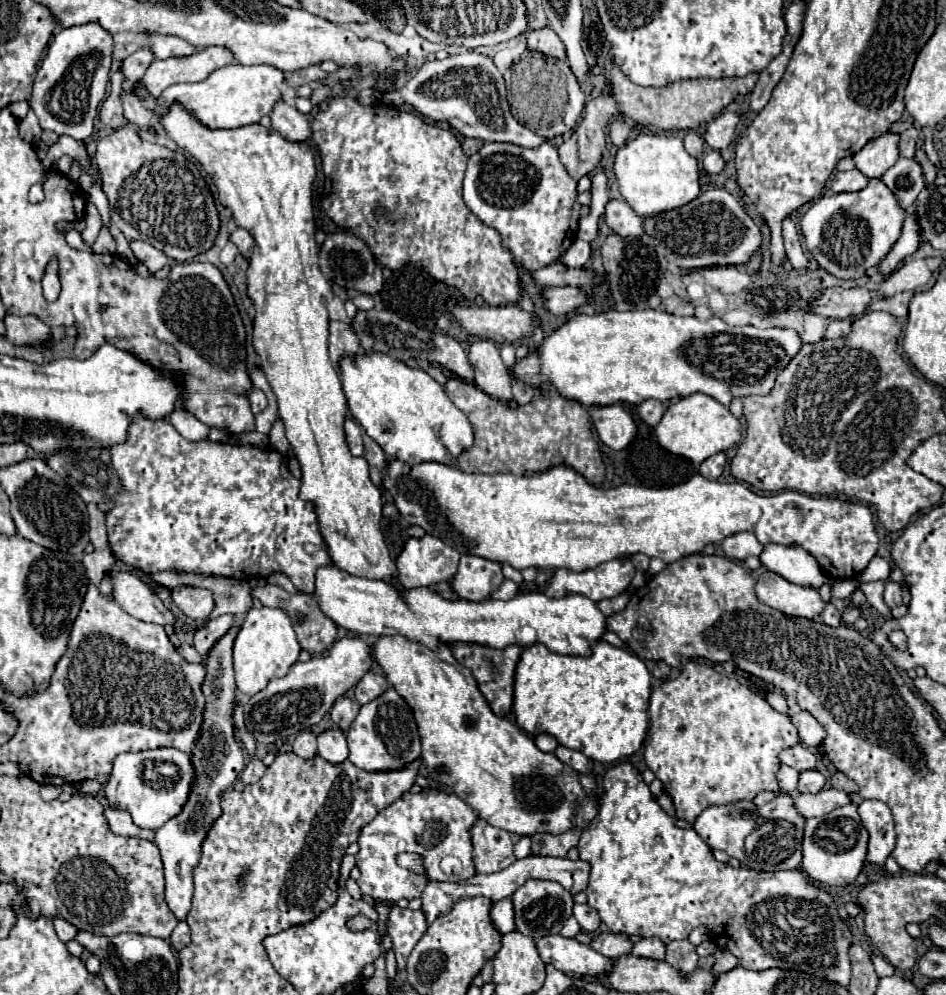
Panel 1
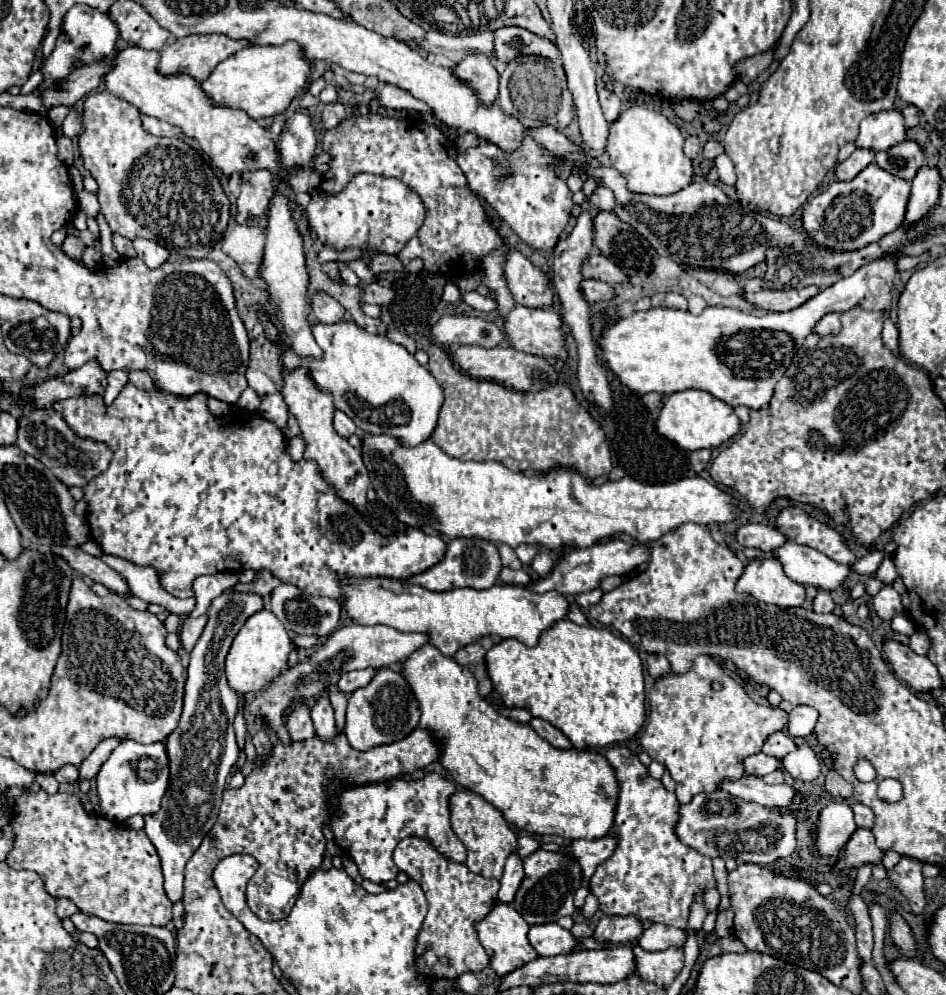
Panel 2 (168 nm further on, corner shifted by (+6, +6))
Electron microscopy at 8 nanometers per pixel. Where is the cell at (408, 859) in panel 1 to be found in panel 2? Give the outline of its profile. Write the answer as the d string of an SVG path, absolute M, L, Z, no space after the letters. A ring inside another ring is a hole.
M405 837L403 841L399 841L393 857L395 865L421 885L429 901L429 913L417 939L419 973L455 979L457 971L459 975L463 975L465 971L481 971L483 967L487 967L489 957L477 939L473 923L481 919L481 915L485 915L485 911L489 911L489 907L493 907L493 903L497 901L499 881L471 873L467 865L447 859L431 845L431 841L421 837ZM425 963L433 963L433 969L425 971Z

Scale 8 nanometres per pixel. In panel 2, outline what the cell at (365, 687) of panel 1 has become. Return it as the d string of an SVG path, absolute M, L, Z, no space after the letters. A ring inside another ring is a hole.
M367 667L367 669L355 669L355 671L349 671L349 673L343 673L341 679L337 681L337 687L343 693L351 695L355 689L365 687L371 681L373 675L375 675L375 669L371 669L371 667Z

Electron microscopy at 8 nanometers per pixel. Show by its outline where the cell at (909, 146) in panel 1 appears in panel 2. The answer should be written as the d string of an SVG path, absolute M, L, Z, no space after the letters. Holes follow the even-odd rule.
M907 105L903 109L903 117L905 117L905 127L919 125L919 109L915 105Z

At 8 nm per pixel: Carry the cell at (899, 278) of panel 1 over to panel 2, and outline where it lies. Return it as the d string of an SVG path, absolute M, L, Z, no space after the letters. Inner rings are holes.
M827 313L825 317L821 317L819 321L817 321L817 325L813 327L813 331L817 333L817 335L837 335L839 331L841 331L841 321L839 321L839 313Z

